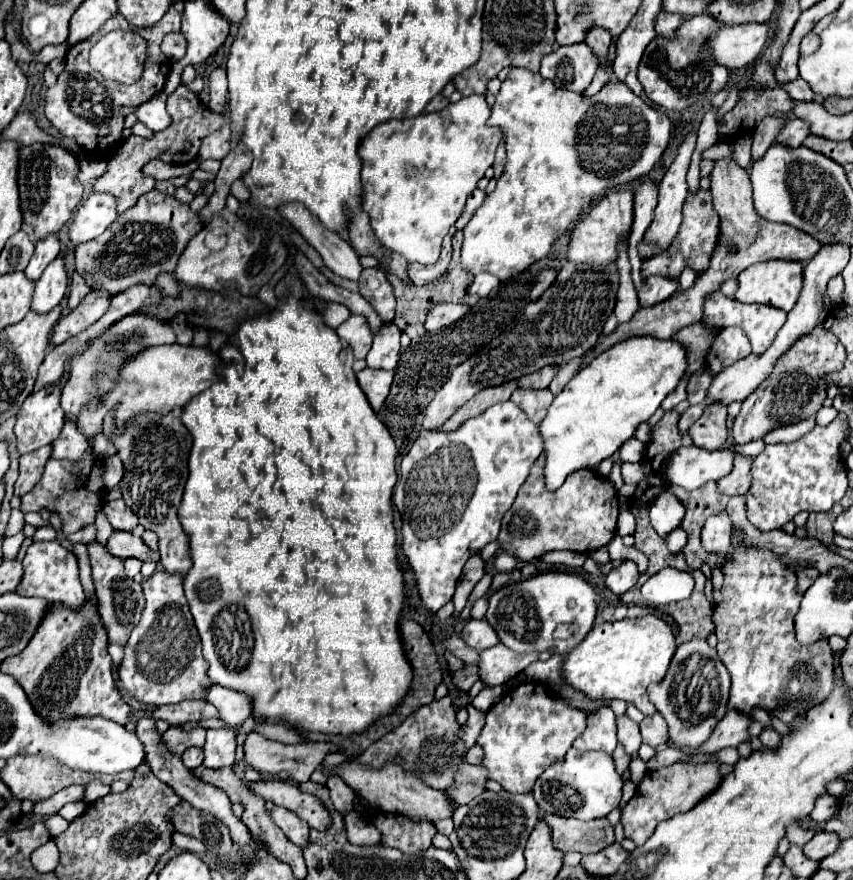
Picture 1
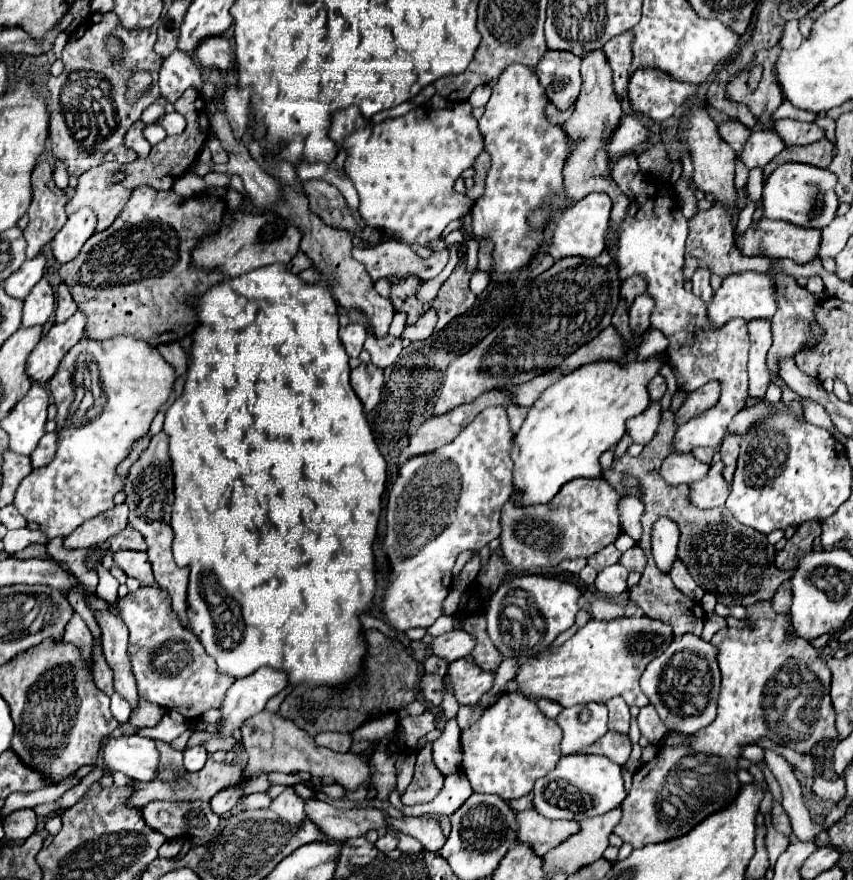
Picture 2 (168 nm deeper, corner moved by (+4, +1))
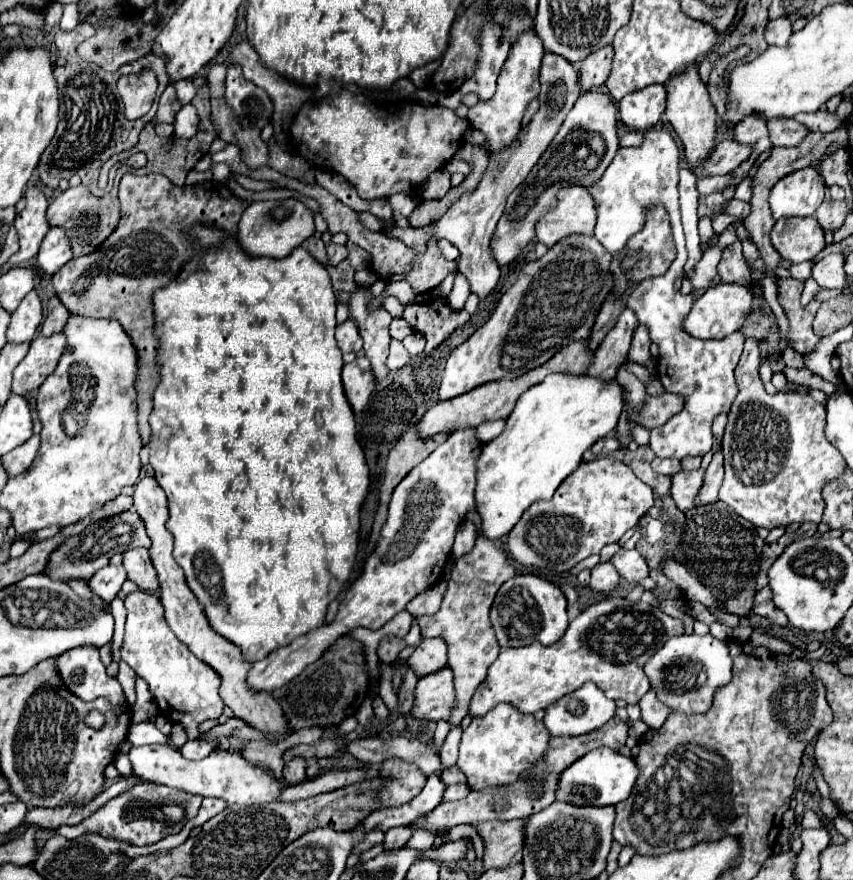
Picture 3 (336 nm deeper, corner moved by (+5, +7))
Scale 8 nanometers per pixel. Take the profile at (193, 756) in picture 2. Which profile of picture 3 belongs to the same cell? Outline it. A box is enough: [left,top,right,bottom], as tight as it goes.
[181,739,217,761]

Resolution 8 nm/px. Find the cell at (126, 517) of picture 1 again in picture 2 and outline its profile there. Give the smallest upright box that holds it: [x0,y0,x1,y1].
[64,505,128,549]

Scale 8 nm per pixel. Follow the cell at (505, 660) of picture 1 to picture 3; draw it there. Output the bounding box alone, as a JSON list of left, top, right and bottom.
[411,667,455,721]

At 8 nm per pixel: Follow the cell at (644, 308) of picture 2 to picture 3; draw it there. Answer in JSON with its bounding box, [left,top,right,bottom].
[585,309,639,381]

